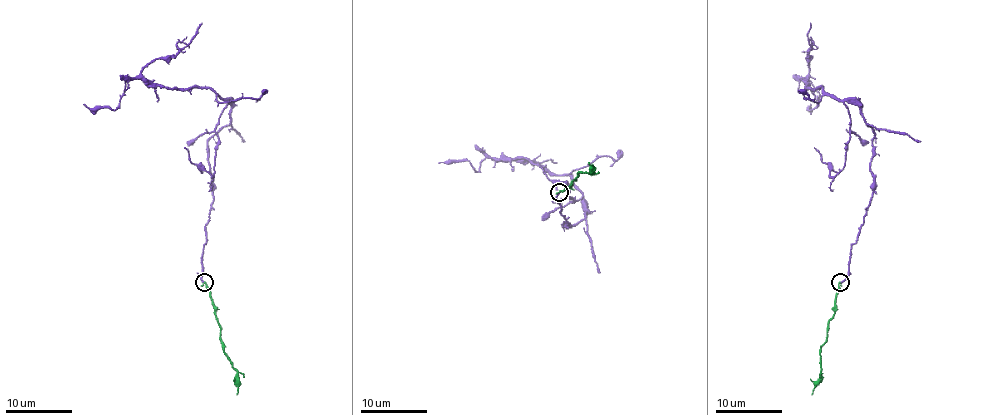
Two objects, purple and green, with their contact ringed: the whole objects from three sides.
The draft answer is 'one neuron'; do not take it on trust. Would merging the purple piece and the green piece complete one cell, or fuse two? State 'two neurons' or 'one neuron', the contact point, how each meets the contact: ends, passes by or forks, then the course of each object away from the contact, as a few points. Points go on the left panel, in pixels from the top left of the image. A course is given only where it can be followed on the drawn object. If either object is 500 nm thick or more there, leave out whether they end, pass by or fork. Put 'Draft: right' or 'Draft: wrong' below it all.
one neuron | (204, 282) | purple ends | green ends | purple via (204, 282), (214, 202), (207, 142), (230, 121), (230, 104), (214, 89), (134, 78), (114, 109), (82, 104) | green via (204, 282), (220, 328), (220, 342), (237, 372), (237, 395)
Draft: right

